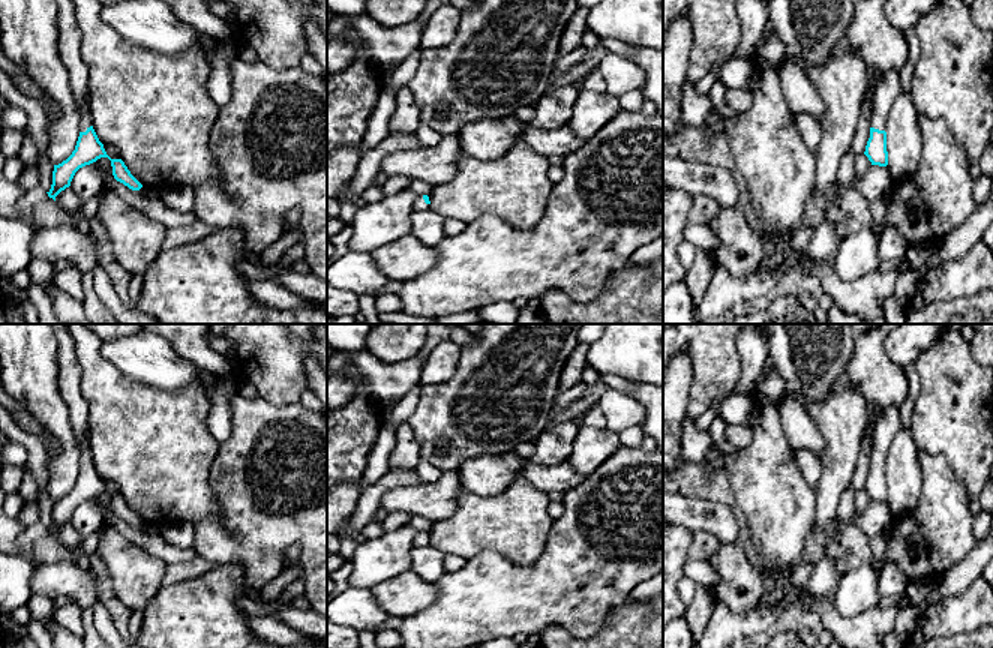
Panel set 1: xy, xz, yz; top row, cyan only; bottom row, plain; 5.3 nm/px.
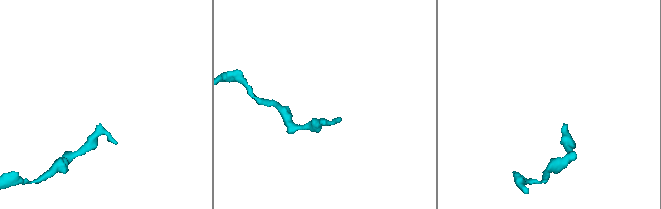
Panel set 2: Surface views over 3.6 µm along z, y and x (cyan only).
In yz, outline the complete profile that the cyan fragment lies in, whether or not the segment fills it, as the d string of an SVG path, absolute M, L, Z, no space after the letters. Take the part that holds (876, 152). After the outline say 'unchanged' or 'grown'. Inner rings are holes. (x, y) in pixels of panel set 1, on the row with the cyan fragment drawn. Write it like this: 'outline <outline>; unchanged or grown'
outline M890 70L874 87L873 108L870 120L870 138L866 146L864 154L872 165L886 166L886 117L890 110L900 94L900 70Z; grown

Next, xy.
outline M88 92L84 100L84 110L80 114L80 136L72 154L58 165L54 165L52 171L52 184L51 189L46 192L50 198L56 201L56 196L70 186L70 182L75 172L100 158L108 158L112 166L112 176L117 182L123 183L132 190L140 190L142 184L130 174L128 166L122 159L111 159L104 144L99 141L93 126L92 126L92 116L88 106Z; grown

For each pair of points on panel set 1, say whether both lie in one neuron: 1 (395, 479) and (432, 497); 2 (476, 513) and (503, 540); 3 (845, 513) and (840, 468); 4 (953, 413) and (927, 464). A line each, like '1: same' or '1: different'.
1: different
2: same
3: different
4: different

